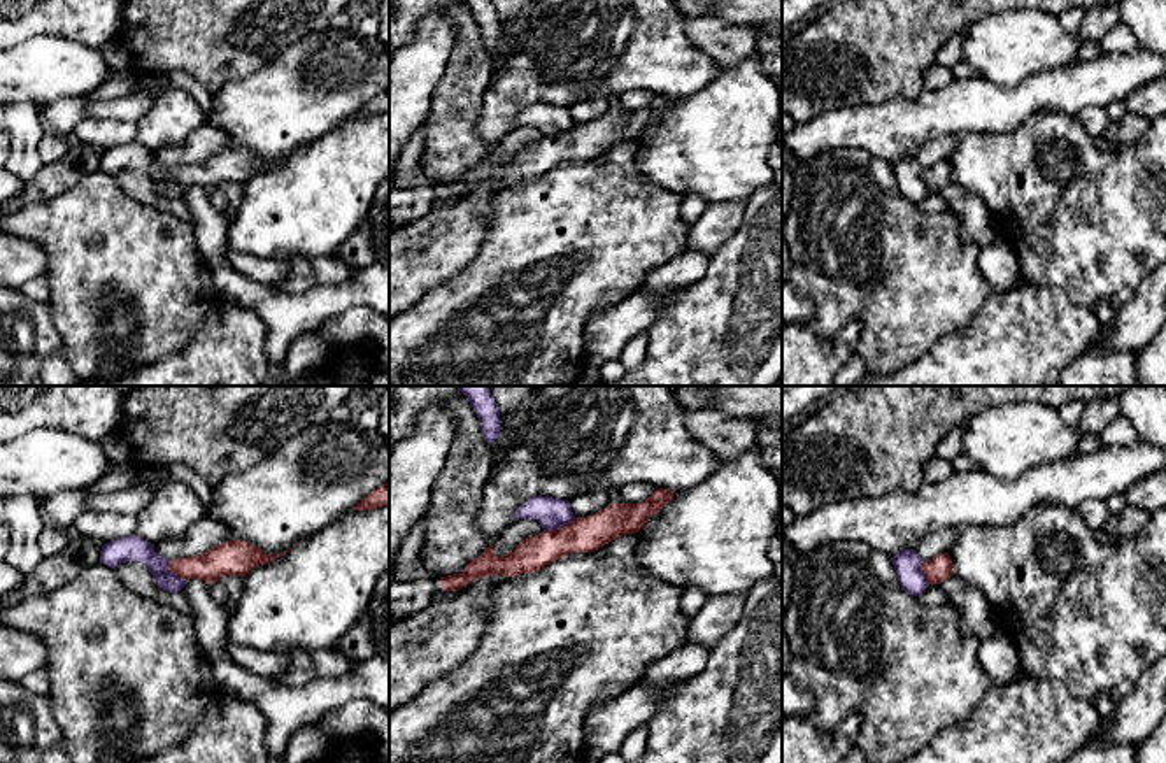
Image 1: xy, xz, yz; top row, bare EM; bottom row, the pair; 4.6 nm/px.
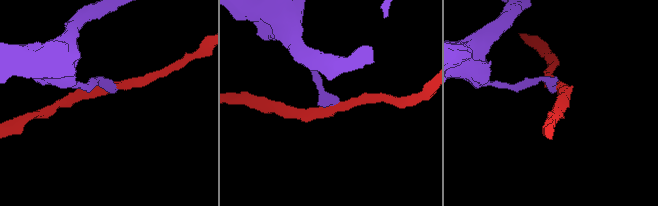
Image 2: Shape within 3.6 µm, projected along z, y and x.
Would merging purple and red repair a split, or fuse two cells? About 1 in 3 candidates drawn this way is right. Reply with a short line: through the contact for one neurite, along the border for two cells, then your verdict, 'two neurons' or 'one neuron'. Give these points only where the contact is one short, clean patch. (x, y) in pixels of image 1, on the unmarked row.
xz (575, 125), (544, 139) | two neurons

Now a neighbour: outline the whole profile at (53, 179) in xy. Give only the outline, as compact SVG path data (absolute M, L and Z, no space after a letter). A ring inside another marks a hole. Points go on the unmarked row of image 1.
M81 142L70 144L63 158L54 163L44 163L42 168L25 182L19 195L0 205L0 216L14 214L30 203L53 200L86 175L100 170L102 153Z

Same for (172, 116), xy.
M168 89L153 100L137 123L137 142L151 151L175 146L205 125L205 112L182 89Z

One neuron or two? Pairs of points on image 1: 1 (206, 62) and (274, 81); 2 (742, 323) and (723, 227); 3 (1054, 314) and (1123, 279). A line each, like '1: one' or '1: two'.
1: two
2: two
3: two

